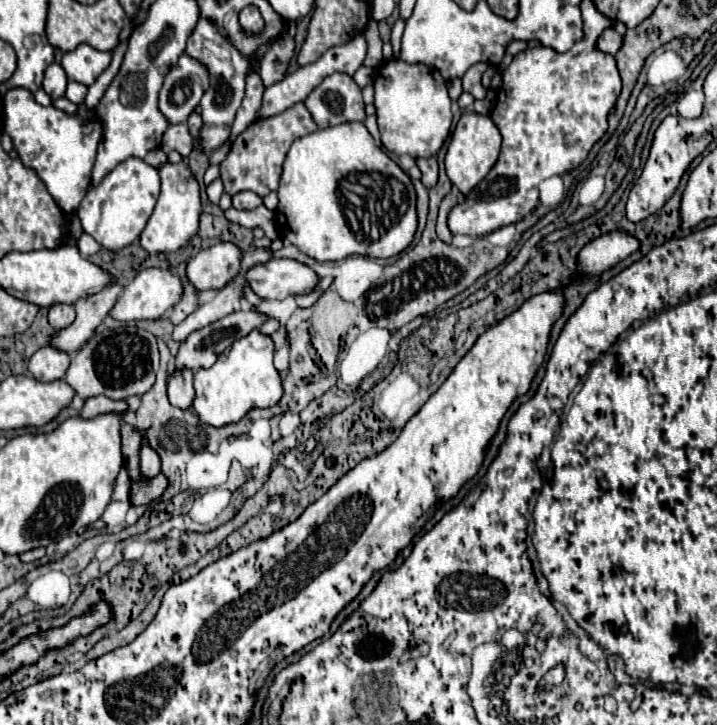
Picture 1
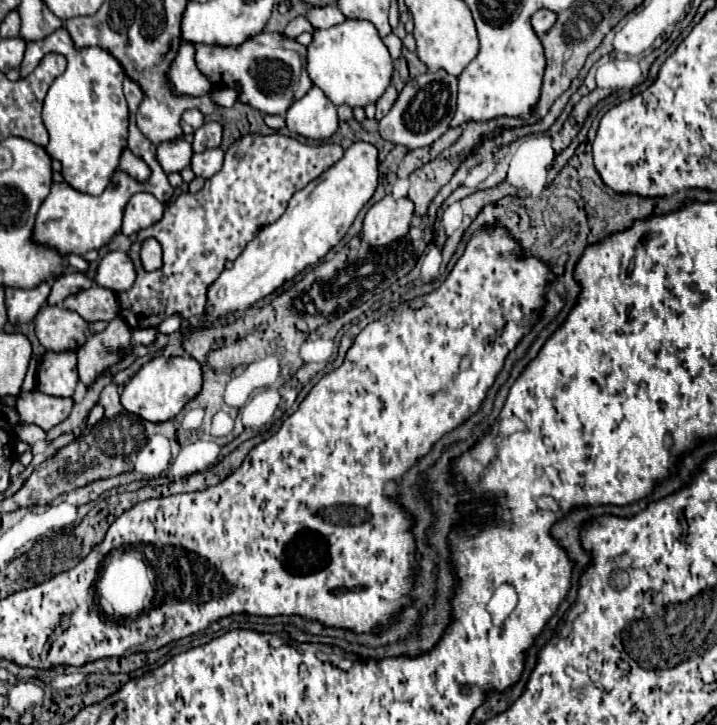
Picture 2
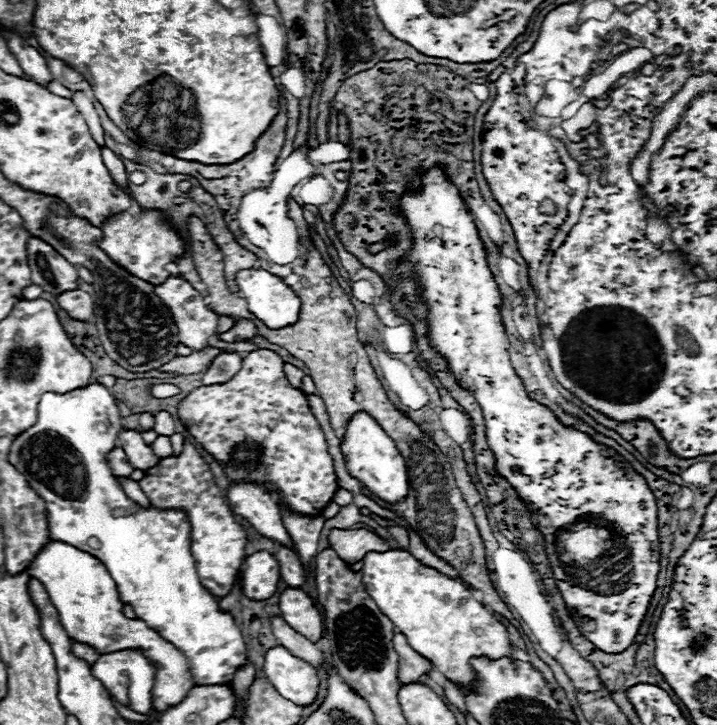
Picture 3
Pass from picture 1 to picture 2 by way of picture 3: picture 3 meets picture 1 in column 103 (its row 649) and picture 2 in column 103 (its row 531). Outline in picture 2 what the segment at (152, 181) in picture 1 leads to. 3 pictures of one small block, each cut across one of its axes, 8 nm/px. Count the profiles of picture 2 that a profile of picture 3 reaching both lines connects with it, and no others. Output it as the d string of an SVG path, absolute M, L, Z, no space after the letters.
M58 28L56 32L52 32L50 36L36 40L36 42L26 42L26 52L24 52L24 60L20 66L22 76L30 74L38 62L46 56L46 54L62 54L68 62L66 70L62 76L58 76L46 98L44 98L44 108L42 108L42 120L44 126L50 134L50 142L46 146L46 154L54 160L58 160L62 164L62 176L64 182L68 186L72 186L78 192L90 194L90 196L100 196L104 192L104 188L108 186L122 150L126 148L126 136L128 136L128 106L126 106L126 98L122 92L122 80L124 80L124 68L120 66L120 62L104 48L82 48L76 50L72 46L72 38L68 34L66 28Z

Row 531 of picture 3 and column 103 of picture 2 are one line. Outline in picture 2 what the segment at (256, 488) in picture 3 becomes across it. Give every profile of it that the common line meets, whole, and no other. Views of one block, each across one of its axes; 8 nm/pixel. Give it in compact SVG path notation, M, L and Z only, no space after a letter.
M114 250L114 252L108 252L100 260L94 282L104 288L110 288L114 292L120 292L120 290L128 290L132 286L134 278L136 278L136 272L134 272L134 266L132 266L132 260L128 258L128 254Z

